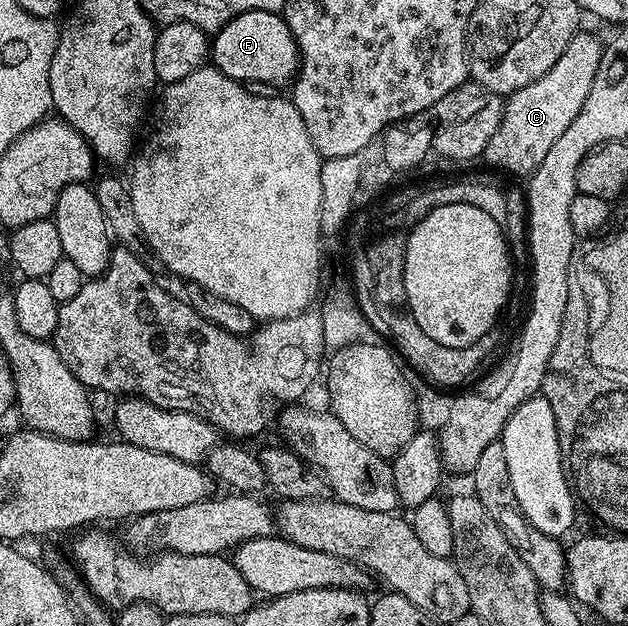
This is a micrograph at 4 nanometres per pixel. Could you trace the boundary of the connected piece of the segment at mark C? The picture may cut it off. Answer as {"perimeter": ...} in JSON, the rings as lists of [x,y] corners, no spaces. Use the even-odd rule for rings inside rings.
{"perimeter":[[[579,33],[567,49],[563,49],[563,57],[559,57],[539,81],[531,81],[531,85],[523,85],[523,89],[508,96],[504,100],[505,112],[499,121],[499,129],[495,129],[491,141],[487,141],[484,162],[513,175],[532,175],[543,157],[547,157],[551,145],[555,145],[567,125],[575,121],[579,109],[583,109],[583,101],[587,101],[587,93],[591,93],[591,81],[595,81],[595,73],[601,64],[602,50],[602,40]]]}

